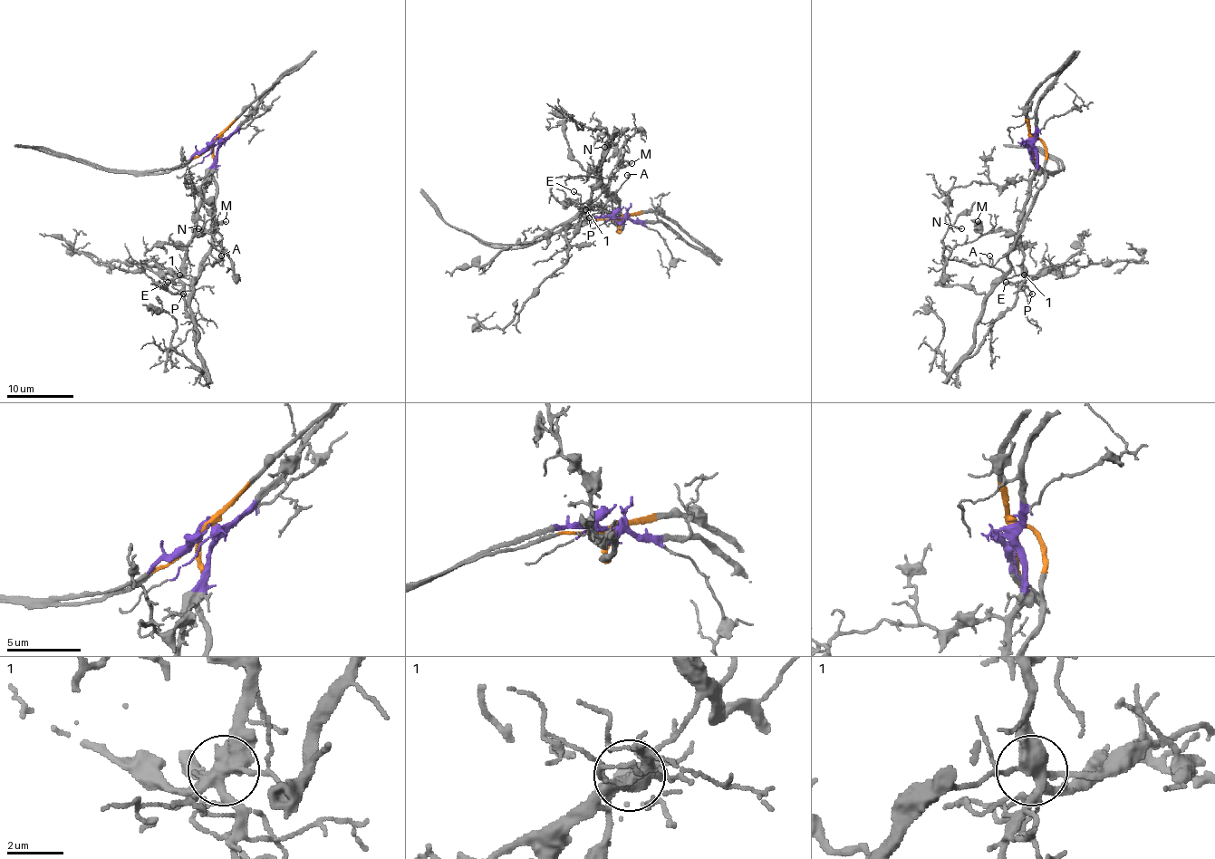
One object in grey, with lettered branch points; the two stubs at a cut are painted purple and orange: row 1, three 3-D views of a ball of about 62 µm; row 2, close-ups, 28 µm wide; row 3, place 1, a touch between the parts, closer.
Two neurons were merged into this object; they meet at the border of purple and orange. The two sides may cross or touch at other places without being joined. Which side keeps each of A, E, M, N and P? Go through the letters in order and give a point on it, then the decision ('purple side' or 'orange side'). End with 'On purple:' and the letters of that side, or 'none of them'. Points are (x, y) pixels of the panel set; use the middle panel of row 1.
A: at (627, 175); orange side
E: at (573, 191); purple side
M: at (631, 163); purple side
N: at (604, 147); purple side
P: at (589, 217); purple side
On purple: E, M, N, P

